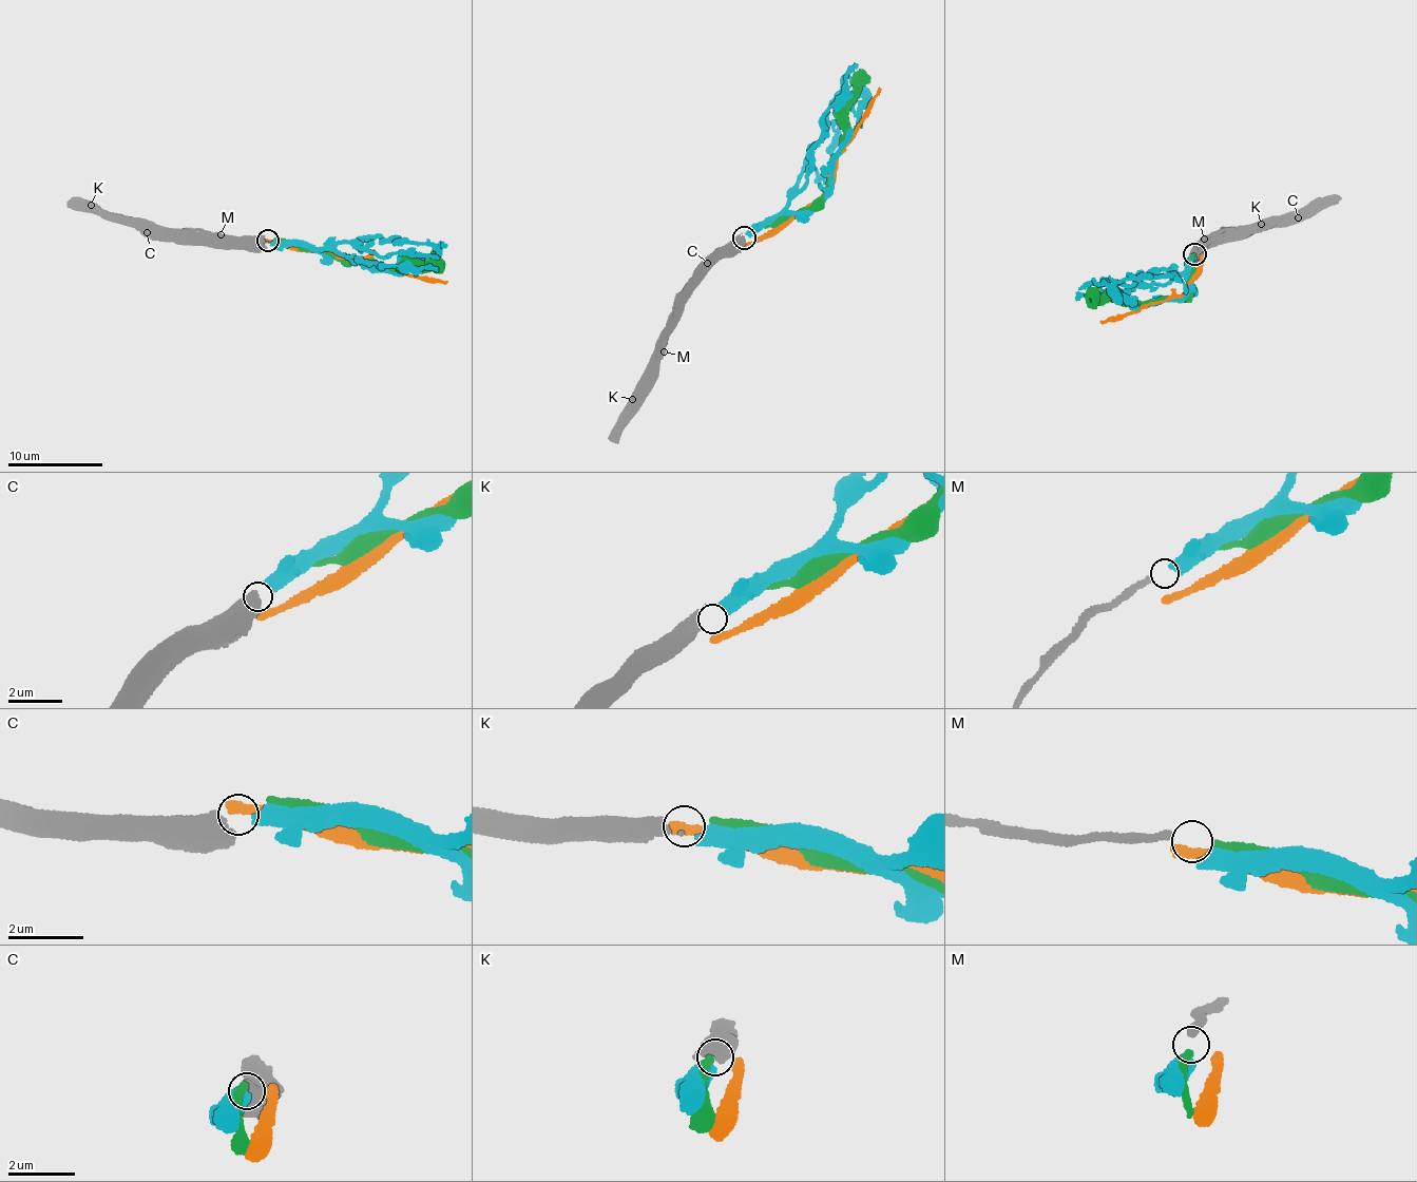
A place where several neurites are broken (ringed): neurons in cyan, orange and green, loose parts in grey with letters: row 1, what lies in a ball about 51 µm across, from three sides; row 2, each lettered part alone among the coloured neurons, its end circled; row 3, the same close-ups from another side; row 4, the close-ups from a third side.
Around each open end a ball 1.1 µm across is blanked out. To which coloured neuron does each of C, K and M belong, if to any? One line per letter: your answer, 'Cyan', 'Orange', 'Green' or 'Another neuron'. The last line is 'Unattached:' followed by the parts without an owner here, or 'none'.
C: Another neuron
K: Cyan
M: Green
Unattached: C

